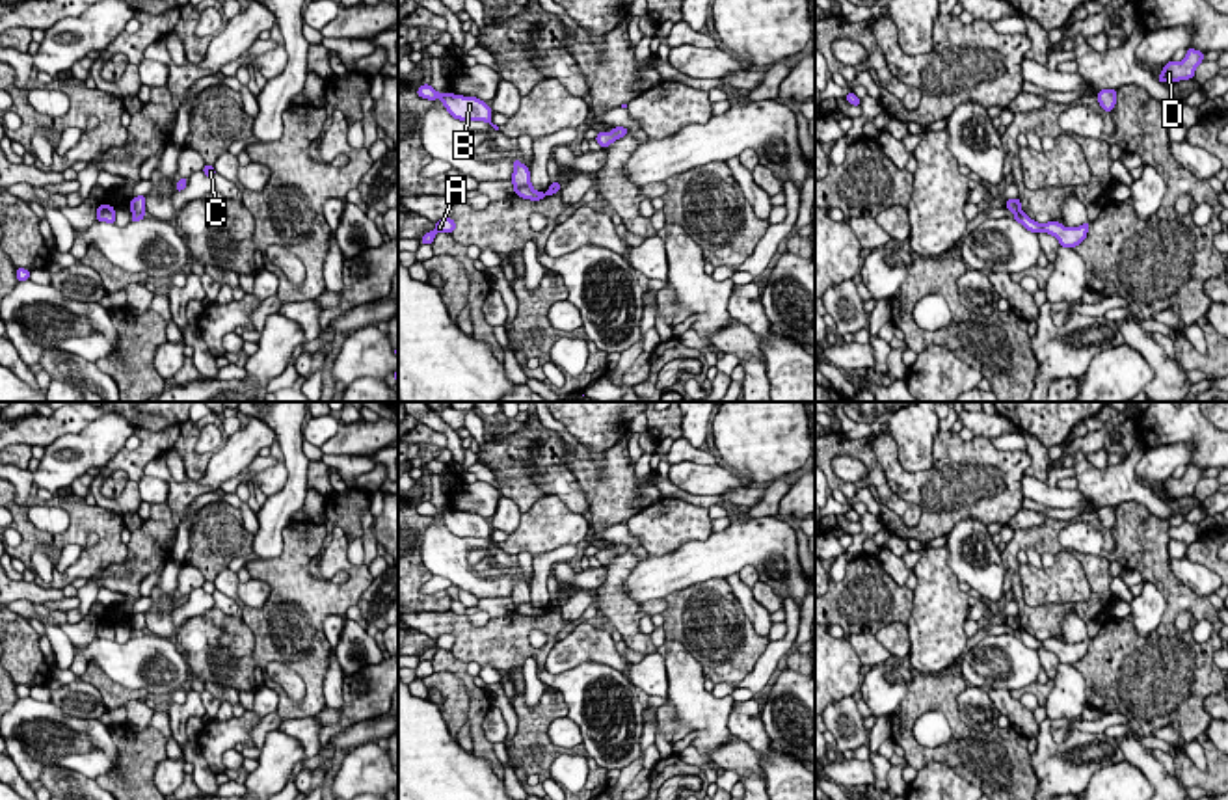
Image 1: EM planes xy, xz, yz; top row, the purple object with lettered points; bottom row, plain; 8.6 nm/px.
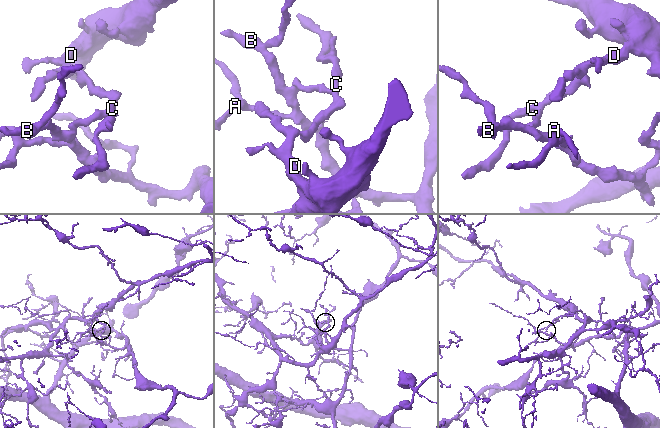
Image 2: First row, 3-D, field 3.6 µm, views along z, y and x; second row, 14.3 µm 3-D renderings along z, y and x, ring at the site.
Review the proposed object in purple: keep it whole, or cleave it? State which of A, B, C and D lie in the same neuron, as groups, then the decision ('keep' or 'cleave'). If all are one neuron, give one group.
A B / C D; cleave

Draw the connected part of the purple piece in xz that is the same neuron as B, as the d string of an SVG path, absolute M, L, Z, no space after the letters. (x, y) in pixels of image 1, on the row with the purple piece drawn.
M424 84L417 89L417 95L420 99L435 100L439 99L447 112L460 121L484 121L489 123L495 130L499 130L497 125L491 123L491 108L487 102L476 99L476 97L463 97L454 93L437 93L430 84Z

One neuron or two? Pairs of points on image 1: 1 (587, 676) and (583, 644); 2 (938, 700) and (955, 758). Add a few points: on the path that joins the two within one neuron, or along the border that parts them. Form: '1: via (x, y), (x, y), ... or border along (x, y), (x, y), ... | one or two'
1: border along (544, 668), (605, 663), (626, 678) | two
2: via (951, 715), (961, 732), (961, 743) | one

